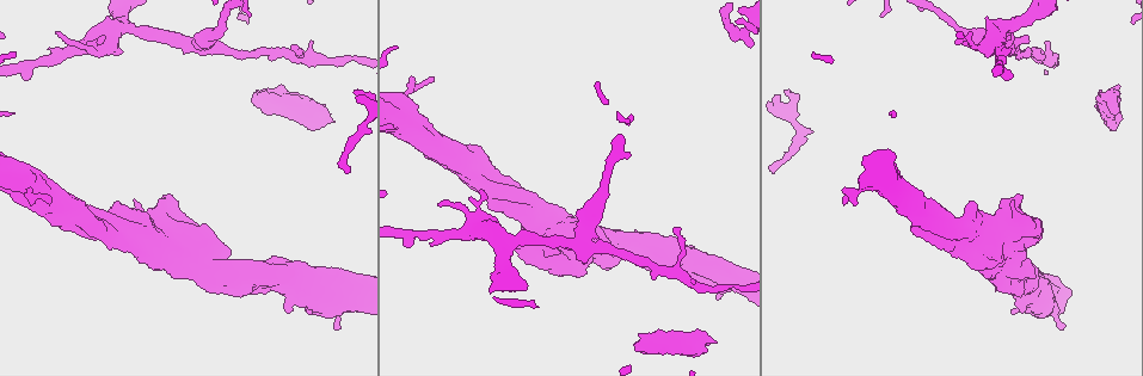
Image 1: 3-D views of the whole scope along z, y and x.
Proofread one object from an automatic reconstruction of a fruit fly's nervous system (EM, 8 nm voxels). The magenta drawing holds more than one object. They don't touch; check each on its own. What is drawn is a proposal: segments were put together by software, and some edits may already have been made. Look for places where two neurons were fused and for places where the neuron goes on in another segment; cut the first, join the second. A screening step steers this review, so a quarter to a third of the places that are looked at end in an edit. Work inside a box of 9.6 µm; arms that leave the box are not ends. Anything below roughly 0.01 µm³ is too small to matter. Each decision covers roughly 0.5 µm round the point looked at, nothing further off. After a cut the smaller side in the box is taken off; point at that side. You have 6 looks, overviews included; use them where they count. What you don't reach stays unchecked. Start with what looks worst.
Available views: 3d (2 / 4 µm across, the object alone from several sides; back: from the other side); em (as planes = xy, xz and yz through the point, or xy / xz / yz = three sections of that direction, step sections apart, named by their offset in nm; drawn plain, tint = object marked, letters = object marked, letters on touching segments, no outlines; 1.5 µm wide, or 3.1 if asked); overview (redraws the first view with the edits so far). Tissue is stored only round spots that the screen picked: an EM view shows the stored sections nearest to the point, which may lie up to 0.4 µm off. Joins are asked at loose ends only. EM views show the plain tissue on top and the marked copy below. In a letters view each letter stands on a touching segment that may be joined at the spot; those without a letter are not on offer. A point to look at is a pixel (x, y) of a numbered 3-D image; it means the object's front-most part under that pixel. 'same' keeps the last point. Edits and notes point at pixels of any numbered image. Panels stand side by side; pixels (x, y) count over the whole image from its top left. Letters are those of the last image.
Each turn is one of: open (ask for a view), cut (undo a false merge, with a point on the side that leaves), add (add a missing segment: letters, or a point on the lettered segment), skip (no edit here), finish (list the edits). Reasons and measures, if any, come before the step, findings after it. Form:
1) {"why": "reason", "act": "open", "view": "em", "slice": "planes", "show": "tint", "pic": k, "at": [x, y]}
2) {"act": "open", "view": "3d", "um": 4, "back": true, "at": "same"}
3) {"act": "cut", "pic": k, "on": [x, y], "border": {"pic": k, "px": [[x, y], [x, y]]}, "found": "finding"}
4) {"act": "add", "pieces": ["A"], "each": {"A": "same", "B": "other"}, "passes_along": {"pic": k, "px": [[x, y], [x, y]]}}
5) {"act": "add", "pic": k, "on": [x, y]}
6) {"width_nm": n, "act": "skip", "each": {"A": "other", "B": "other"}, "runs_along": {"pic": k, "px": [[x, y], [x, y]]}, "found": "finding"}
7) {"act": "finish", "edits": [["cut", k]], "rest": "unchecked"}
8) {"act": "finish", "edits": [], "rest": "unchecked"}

{"why": "an open end", "act": "open", "view": "em", "slice": "planes", "show": "letters", "pic": 1, "at": [335, 121]}

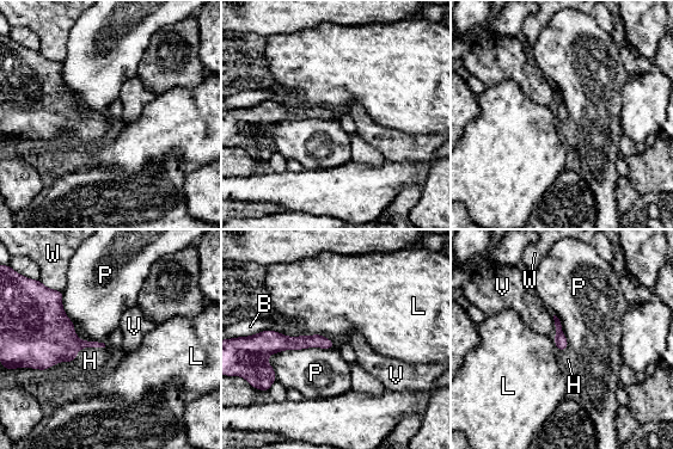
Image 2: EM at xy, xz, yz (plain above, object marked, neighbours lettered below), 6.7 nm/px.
{"act": "add", "pieces": ["H"], "each": {"B": "other", "H": "same", "L": "other", "P": "other", "V": "other", "W": "other"}, "passes_along": {"pic": 2, "px": [[51, 338], [87, 346], [90, 361]]}, "found": "the neuron continues"}

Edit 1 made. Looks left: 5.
{"why": "see it whole again", "act": "open", "view": "overview"}

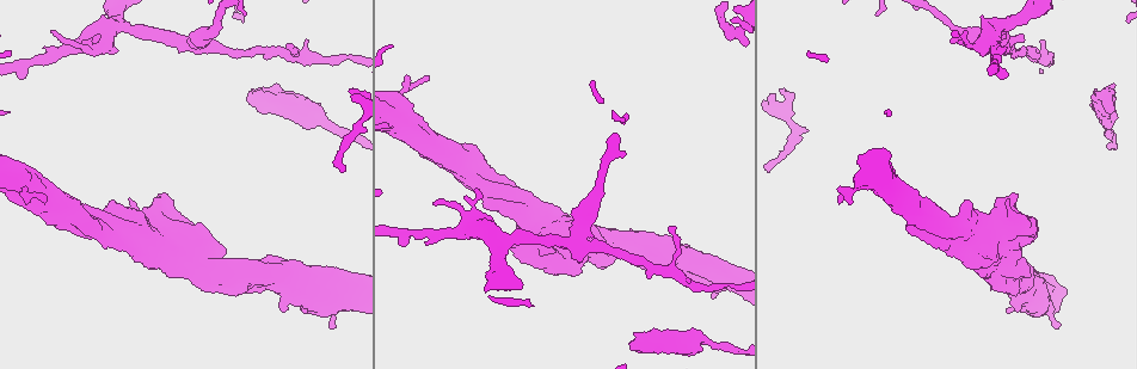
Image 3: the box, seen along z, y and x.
{"why": "touches itself", "act": "open", "view": "3d", "um": 2, "back": true, "pic": 3, "at": [1038, 229]}

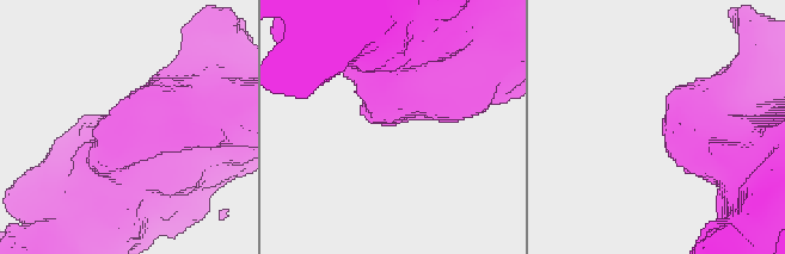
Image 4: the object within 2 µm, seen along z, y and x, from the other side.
{"act": "open", "view": "em", "slice": "planes", "show": "letters", "pic": 4, "at": [670, 118]}

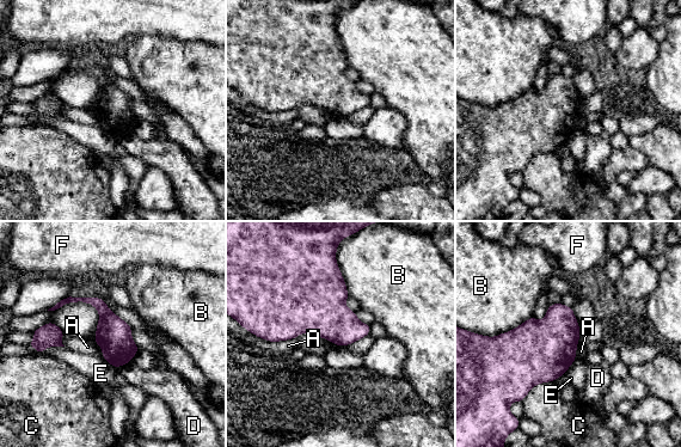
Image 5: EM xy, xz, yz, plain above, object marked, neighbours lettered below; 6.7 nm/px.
{"width_nm": 240, "act": "skip", "each": {"A": "other", "B": "other", "C": "other", "D": "other", "E": "other", "F": "other"}, "border": {"pic": 5, "px": [[258, 336], [268, 341], [294, 338]]}, "found": "all the same neuron"}

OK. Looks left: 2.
{"act": "finish", "edits": [["add", 2]], "rest": "unchecked"}

